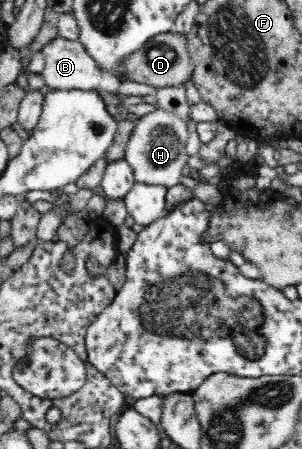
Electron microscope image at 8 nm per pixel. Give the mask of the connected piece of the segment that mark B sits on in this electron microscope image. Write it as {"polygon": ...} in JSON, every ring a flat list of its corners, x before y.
{"polygon":[[57,37,44,46,42,51,45,67,41,74,48,88,57,91,99,90,101,70,79,40]]}

